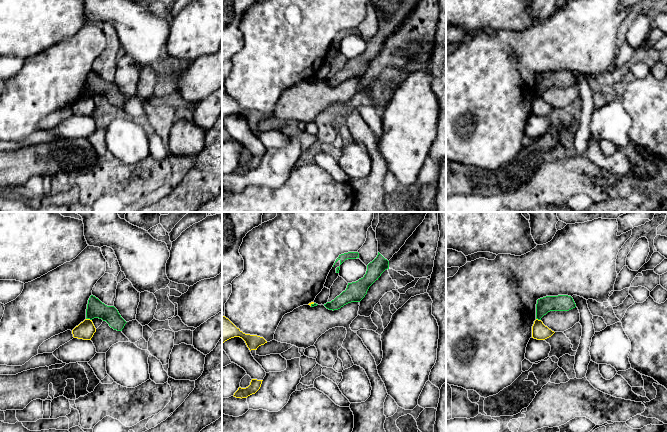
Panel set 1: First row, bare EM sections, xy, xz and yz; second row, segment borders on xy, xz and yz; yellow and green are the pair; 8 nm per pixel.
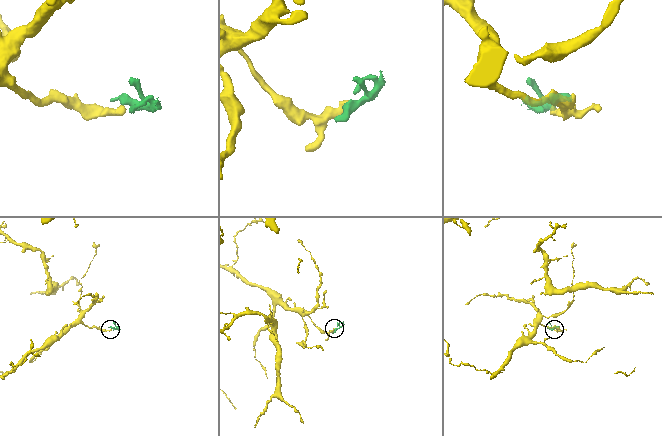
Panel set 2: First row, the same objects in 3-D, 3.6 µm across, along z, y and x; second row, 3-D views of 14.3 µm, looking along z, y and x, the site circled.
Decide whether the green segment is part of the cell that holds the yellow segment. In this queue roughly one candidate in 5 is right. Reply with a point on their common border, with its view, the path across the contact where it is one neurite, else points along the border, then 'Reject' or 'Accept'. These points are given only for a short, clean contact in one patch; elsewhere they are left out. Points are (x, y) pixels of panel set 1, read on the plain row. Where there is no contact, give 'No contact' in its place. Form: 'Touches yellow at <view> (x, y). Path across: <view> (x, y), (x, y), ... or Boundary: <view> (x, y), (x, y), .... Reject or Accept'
Touches yellow at xy (89, 95). Boundary: xy (86, 94), (91, 96). Reject

